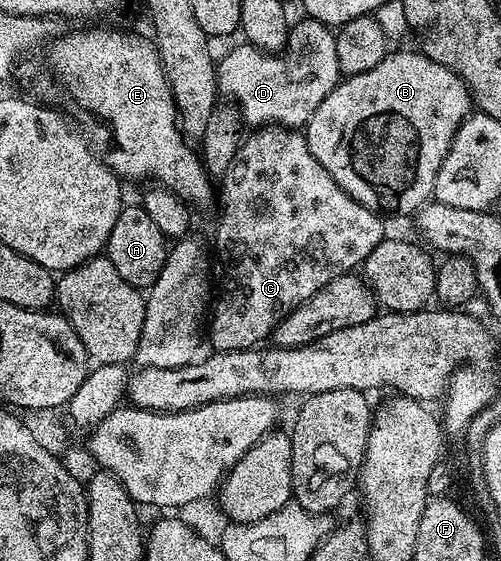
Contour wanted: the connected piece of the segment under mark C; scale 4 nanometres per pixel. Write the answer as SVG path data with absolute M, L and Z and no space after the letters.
M264 125L250 133L252 135L248 139L246 136L240 142L239 150L233 157L228 171L221 178L221 184L223 184L223 216L220 217L219 228L215 231L216 237L219 238L219 292L217 290L214 292L213 302L215 301L215 304L212 307L210 304L209 307L209 321L211 317L210 350L212 352L241 351L254 348L260 342L258 339L262 335L263 338L268 336L282 316L289 311L294 311L306 299L316 295L325 285L329 285L329 281L358 268L385 237L383 223L379 220L382 218L369 208L362 207L355 198L340 189L337 181L333 181L331 174L317 161L317 157L313 157L313 153L307 144L307 136L302 130L292 129L287 125Z

